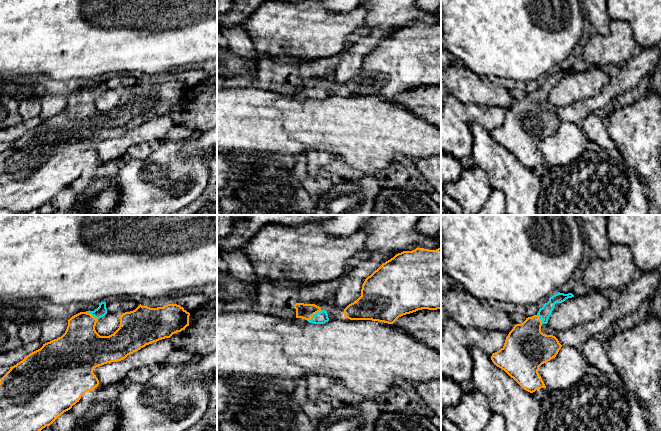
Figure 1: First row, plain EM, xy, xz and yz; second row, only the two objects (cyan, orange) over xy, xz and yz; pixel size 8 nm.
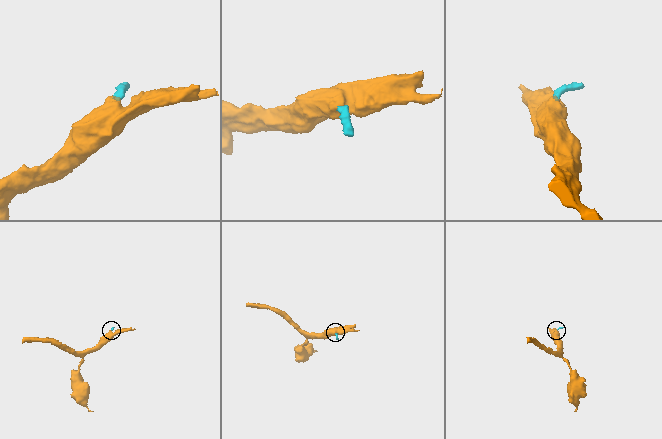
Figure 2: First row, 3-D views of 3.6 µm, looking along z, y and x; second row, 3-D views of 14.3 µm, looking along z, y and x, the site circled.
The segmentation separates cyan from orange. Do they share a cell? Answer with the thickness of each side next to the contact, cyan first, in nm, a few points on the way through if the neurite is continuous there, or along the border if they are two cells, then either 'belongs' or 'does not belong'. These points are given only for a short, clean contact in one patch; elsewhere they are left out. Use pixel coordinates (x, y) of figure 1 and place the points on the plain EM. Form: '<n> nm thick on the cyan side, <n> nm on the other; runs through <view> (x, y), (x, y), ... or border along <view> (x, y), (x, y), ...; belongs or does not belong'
100 nm thick on the cyan side, 130 nm on the other; runs through xz (321, 93), (314, 90), (305, 87); belongs

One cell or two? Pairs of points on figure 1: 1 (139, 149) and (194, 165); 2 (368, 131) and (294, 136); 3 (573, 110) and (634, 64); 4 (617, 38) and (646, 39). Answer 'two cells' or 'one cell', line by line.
1: two cells
2: one cell
3: one cell
4: two cells

